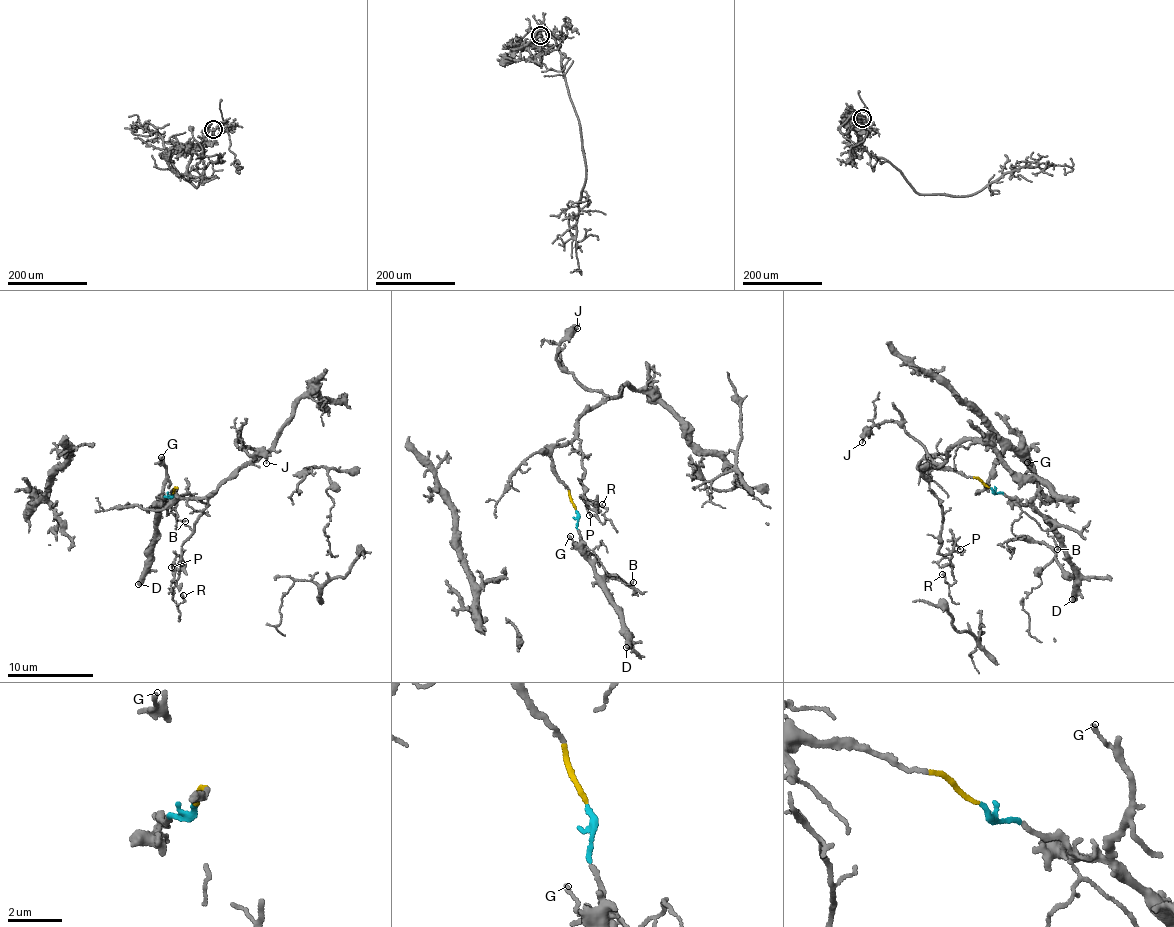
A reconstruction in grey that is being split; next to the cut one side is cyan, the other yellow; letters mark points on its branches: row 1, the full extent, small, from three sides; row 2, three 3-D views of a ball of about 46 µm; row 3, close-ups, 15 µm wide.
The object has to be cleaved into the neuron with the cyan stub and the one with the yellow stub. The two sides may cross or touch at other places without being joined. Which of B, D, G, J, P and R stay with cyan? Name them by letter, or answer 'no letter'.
B, D, G

